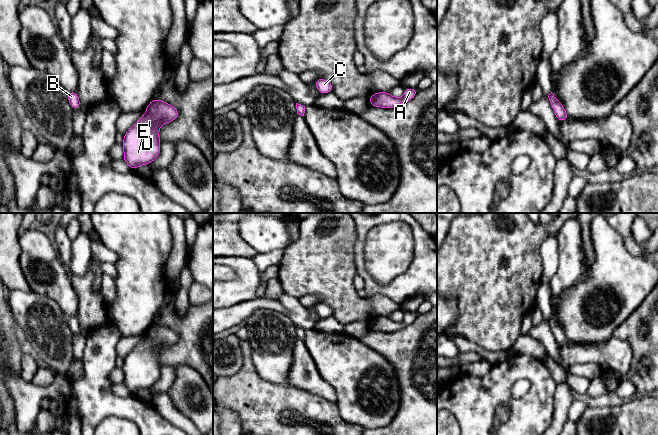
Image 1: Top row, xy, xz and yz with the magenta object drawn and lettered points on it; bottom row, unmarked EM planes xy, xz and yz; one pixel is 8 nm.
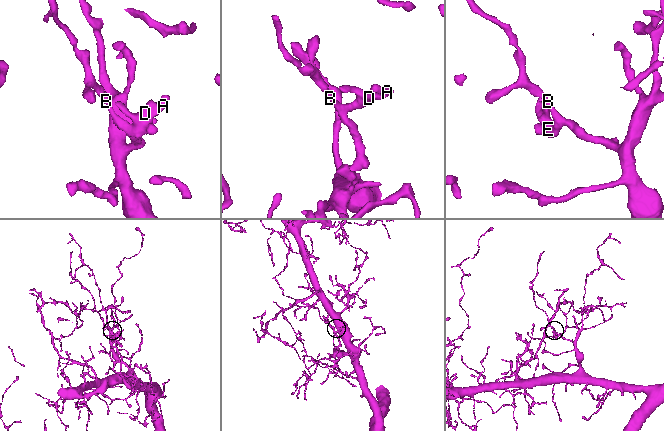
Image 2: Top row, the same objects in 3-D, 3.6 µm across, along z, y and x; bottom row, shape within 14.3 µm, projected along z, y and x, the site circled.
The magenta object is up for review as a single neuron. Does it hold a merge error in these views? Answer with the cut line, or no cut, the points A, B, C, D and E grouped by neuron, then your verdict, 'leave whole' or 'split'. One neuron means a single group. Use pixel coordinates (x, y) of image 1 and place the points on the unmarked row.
no cut | A B C D E | leave whole

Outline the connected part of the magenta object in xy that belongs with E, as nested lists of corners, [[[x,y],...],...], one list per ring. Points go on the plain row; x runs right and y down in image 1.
[[[153,323],[143,339],[126,357],[123,384],[131,394],[153,386],[160,378],[159,353],[163,347],[177,343],[179,335],[172,329]]]

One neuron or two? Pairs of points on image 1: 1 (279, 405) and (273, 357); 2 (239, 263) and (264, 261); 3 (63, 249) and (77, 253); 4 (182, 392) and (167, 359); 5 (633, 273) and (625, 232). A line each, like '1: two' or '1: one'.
1: two
2: two
3: two
4: two
5: two

